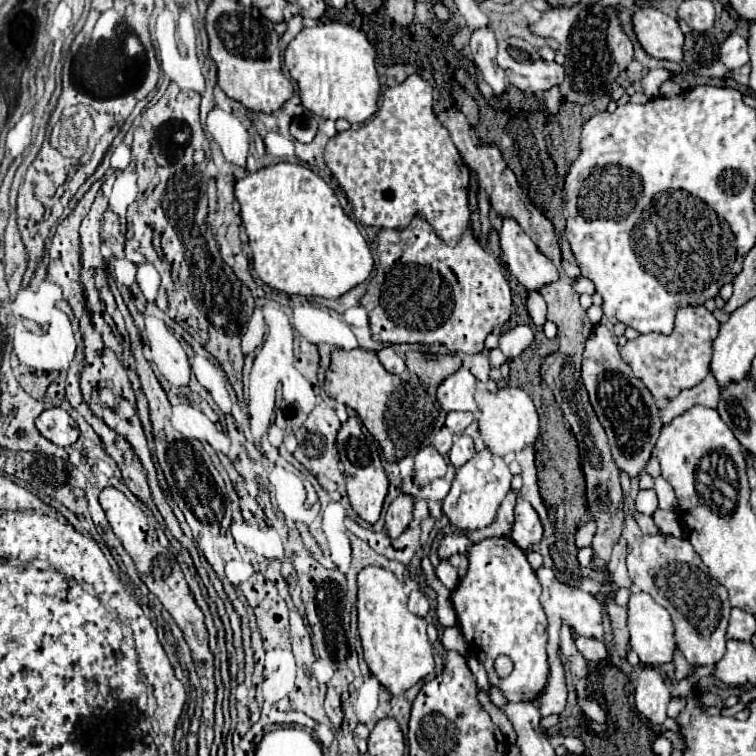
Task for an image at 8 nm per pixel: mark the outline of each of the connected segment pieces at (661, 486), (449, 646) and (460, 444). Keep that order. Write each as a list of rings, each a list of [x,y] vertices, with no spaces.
[[[662,476],[656,478],[654,490],[656,490],[656,494],[658,494],[658,500],[660,500],[660,508],[662,508],[662,510],[676,510],[674,490],[672,490],[672,486],[670,486]]]
[[[448,626],[444,628],[442,632],[442,644],[446,650],[460,650],[460,654],[466,654],[466,640],[464,640],[464,634],[458,626]]]
[[[458,436],[456,440],[454,440],[454,446],[452,446],[452,450],[450,450],[450,462],[456,466],[456,468],[460,468],[462,464],[466,464],[472,456],[476,454],[476,450],[474,450],[474,440],[470,438],[470,436]]]

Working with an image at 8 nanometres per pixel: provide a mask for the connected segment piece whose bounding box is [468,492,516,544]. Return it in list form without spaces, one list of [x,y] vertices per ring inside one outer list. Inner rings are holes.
[[[508,492],[504,502],[500,504],[498,508],[498,516],[496,516],[496,522],[484,530],[474,530],[468,534],[470,542],[476,544],[476,542],[482,542],[486,538],[494,538],[494,536],[504,536],[508,538],[510,530],[512,530],[512,522],[514,522],[514,504],[516,504],[516,492]]]

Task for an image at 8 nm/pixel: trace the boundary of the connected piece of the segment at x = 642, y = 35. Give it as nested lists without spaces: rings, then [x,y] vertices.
[[[646,6],[632,14],[632,28],[648,56],[670,62],[682,60],[684,34],[676,18],[666,16],[654,6]]]

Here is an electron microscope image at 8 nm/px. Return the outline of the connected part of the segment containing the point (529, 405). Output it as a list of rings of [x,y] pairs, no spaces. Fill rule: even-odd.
[[[500,388],[494,394],[490,394],[488,390],[476,390],[476,404],[480,408],[480,436],[492,454],[506,456],[508,452],[520,452],[536,442],[540,430],[540,416],[532,398],[524,390]]]

